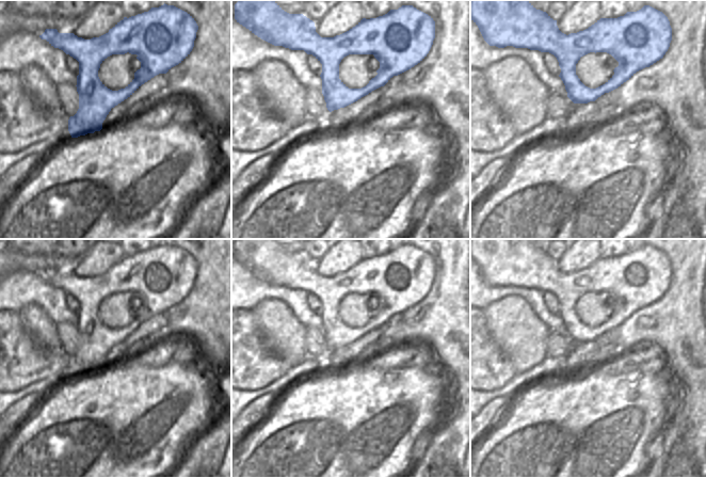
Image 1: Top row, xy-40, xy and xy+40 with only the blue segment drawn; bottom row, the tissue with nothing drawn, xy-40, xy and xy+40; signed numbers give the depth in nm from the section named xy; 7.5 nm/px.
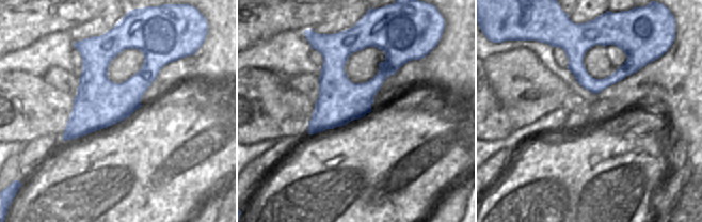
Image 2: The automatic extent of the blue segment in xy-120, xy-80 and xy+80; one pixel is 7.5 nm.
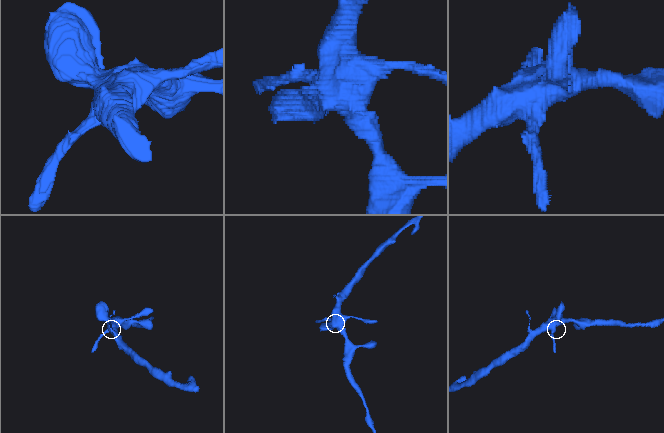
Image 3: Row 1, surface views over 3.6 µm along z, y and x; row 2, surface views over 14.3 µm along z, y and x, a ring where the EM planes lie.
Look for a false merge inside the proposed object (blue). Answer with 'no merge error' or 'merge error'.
no merge error

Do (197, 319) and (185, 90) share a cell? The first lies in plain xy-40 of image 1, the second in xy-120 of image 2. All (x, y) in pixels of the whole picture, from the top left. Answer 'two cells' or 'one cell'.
two cells

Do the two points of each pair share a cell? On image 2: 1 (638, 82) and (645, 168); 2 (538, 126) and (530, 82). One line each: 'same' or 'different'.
1: different
2: different

